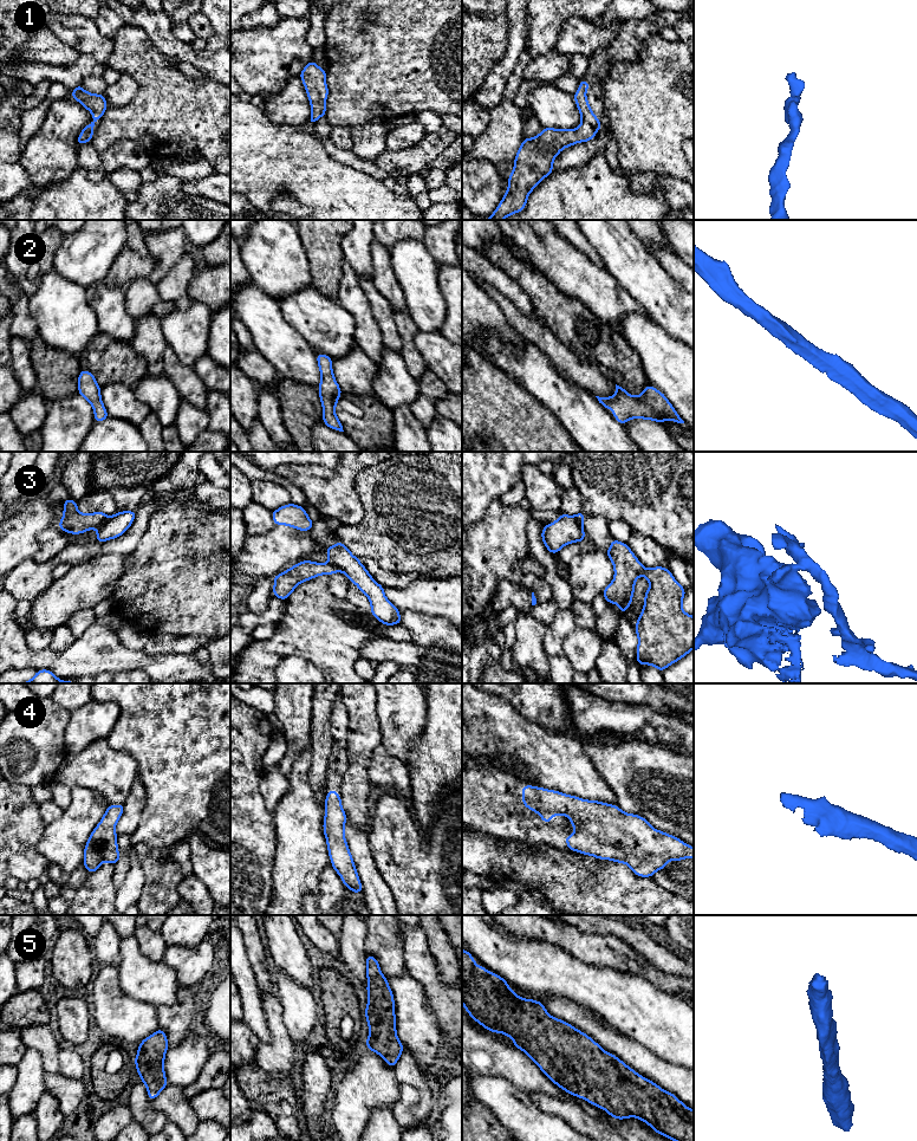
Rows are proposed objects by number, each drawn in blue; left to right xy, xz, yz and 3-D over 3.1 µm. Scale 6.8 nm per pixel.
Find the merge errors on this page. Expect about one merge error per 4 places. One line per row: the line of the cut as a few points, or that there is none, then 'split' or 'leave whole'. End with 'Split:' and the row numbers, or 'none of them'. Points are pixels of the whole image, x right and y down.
1: no cut | leave whole
2: no cut | leave whole
3: xy (108, 517), (96, 527) | split
4: no cut | leave whole
5: no cut | leave whole
Split: 3

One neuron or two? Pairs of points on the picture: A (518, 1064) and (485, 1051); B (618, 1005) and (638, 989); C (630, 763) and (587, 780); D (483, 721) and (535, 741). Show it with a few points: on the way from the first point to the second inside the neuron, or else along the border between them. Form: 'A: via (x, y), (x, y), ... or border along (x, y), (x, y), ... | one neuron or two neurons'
A: via (509, 1063), (493, 1057) | one neuron
B: via (623, 1002), (633, 993) | one neuron
C: border along (584, 751), (616, 797) | two neurons
D: via (496, 728), (522, 740) | one neuron

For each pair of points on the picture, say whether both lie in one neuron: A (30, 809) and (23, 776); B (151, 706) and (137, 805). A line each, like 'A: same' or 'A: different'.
A: different
B: different

